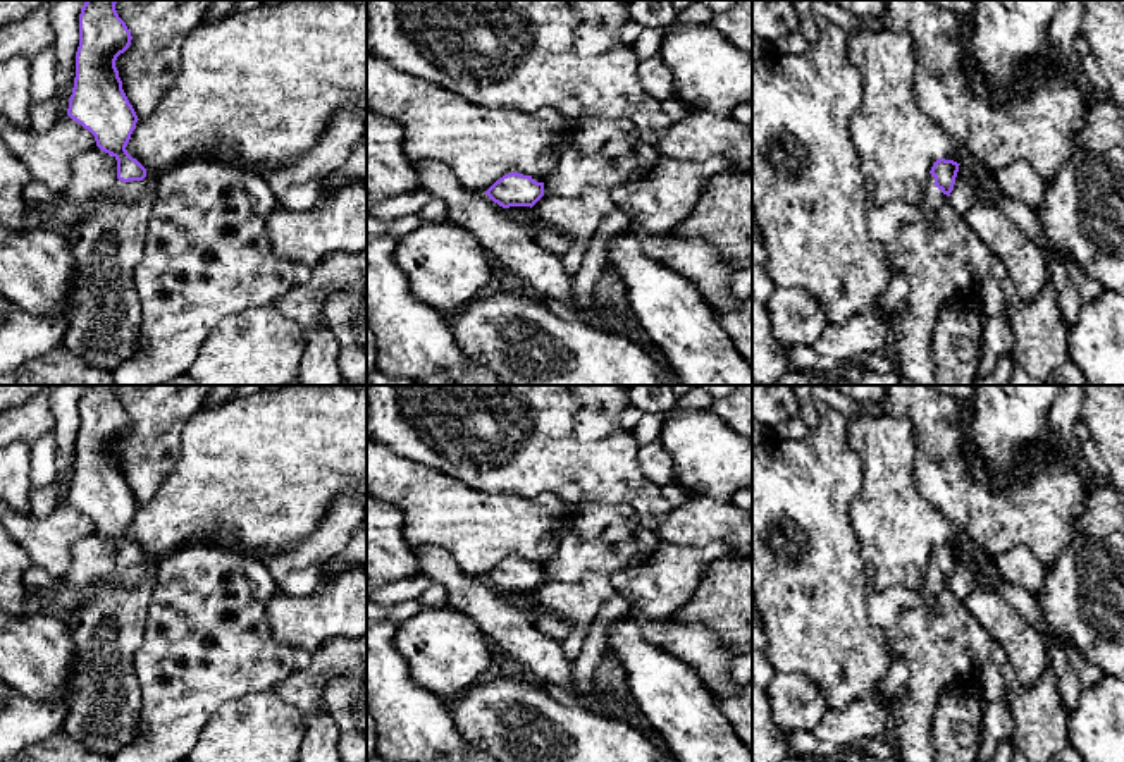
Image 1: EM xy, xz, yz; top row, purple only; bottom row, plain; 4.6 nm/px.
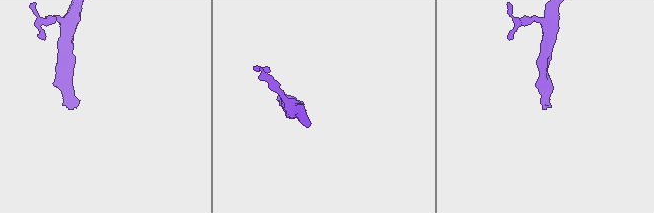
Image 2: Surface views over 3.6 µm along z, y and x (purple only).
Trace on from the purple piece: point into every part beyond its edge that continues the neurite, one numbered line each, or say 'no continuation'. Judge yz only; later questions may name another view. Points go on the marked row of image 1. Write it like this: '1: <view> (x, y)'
1: yz (935, 198)

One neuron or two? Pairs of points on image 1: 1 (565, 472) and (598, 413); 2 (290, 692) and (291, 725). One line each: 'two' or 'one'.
1: two
2: two

